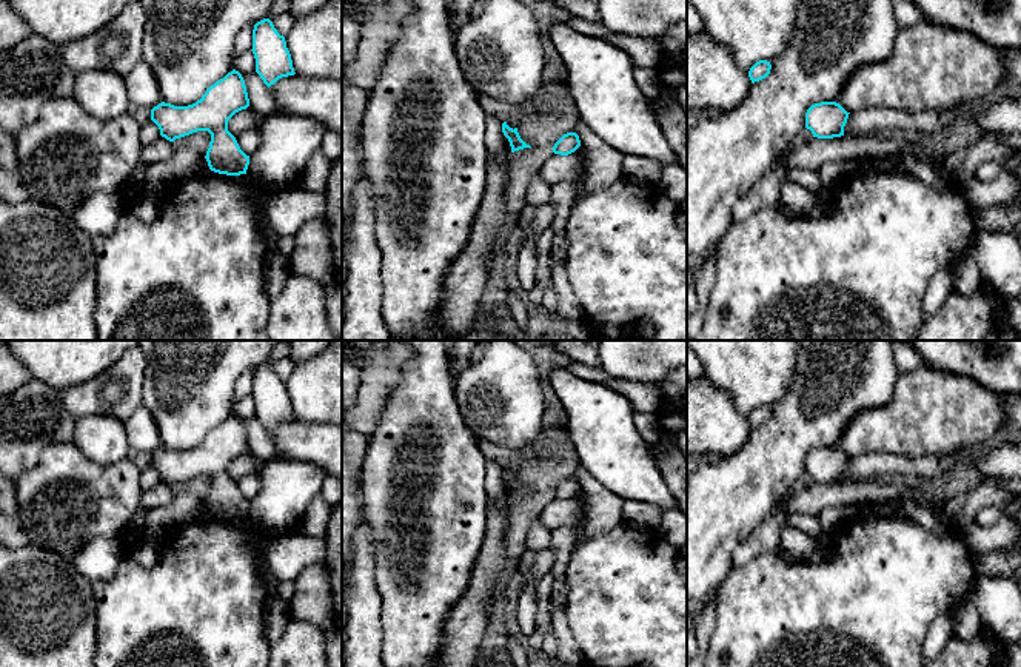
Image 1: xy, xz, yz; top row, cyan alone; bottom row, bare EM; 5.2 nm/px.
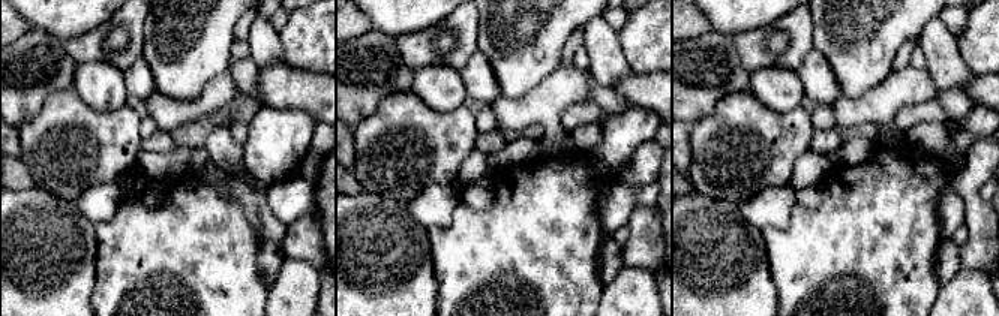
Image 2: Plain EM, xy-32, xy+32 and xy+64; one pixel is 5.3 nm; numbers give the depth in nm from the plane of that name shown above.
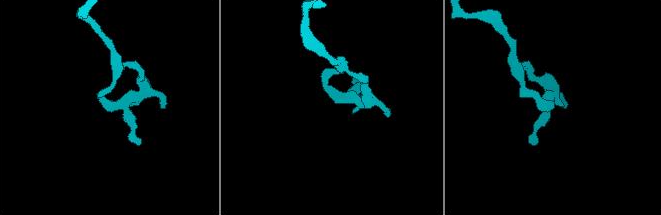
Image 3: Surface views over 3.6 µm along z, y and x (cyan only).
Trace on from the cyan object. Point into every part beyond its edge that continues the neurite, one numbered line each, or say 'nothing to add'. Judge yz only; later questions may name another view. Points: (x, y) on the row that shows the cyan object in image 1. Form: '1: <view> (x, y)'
nothing to add

